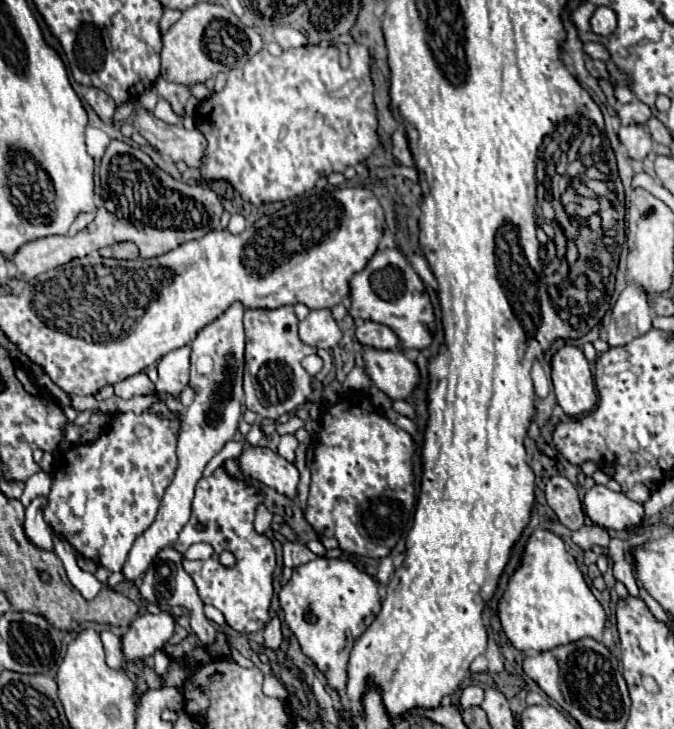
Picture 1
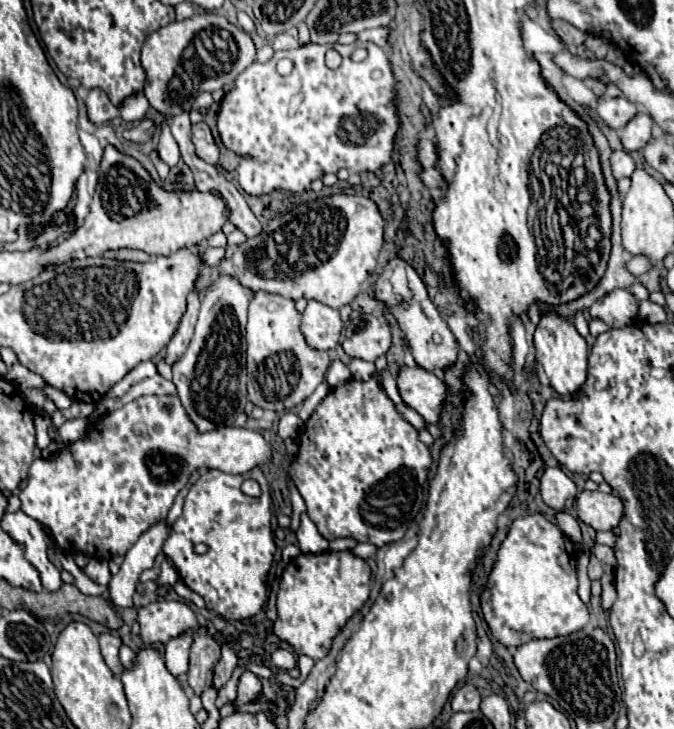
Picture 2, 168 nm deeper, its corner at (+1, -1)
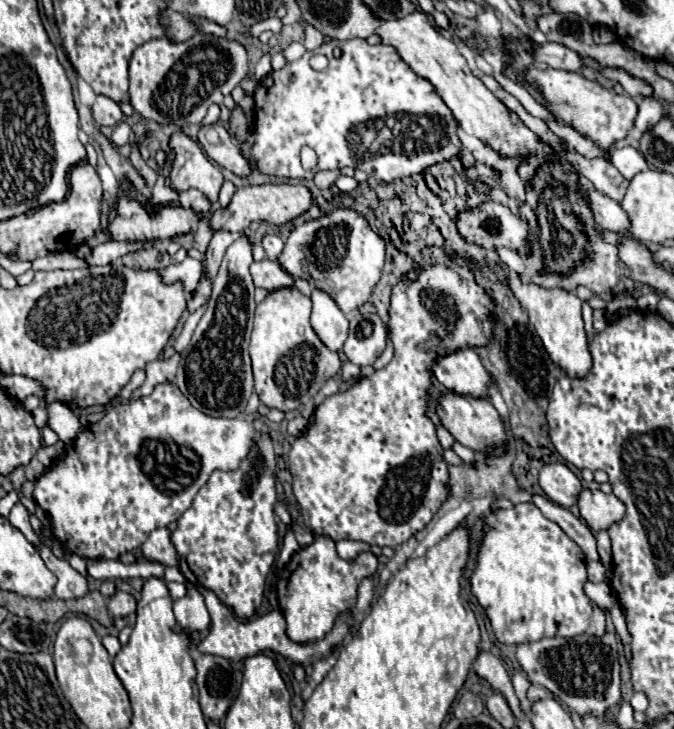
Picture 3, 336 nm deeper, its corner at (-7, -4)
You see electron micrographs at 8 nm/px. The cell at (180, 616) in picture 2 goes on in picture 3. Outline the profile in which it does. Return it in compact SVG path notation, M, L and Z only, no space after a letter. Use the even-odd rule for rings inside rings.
M190 584L190 590L184 598L174 602L174 616L180 630L208 630L210 614L204 606L204 596L194 584Z

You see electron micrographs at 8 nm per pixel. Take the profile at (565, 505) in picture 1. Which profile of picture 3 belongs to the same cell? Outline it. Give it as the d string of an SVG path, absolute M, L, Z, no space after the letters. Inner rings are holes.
M562 462L544 464L540 468L538 484L552 502L556 502L564 508L574 506L578 500L578 494L582 490L582 484L576 478L576 474Z

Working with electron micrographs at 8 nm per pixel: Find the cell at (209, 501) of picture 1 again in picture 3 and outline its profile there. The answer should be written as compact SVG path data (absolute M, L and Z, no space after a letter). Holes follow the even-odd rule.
M256 434L256 440L260 442L250 448L248 456L240 462L240 468L230 472L212 472L210 480L196 494L194 504L180 516L178 528L172 534L172 542L178 550L178 568L186 580L216 592L216 596L240 618L250 618L260 606L266 574L279 550L278 528L274 522L274 502L277 502L274 444L266 434Z

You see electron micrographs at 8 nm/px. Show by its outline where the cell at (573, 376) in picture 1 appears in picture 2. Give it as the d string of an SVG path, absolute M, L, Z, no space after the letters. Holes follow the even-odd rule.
M546 313L536 327L534 333L534 347L536 347L536 361L544 369L552 389L560 397L570 397L580 391L580 387L586 383L586 363L588 363L588 345L578 335L574 325L568 319L562 319L558 315ZM546 337L546 339L540 339Z

